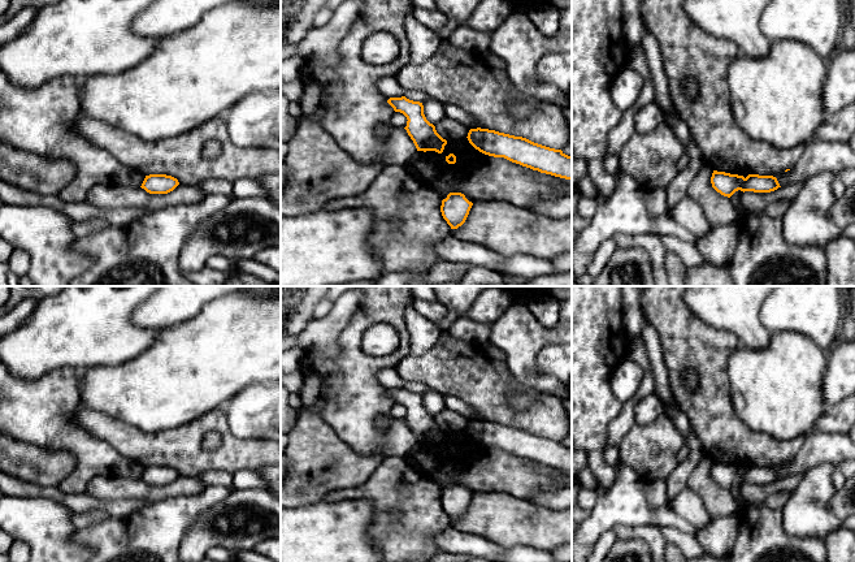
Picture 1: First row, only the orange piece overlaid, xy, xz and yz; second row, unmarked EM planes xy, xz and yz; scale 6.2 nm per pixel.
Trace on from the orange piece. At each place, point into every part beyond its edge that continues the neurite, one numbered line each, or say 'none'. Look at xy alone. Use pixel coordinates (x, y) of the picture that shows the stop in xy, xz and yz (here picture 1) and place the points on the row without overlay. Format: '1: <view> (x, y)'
none

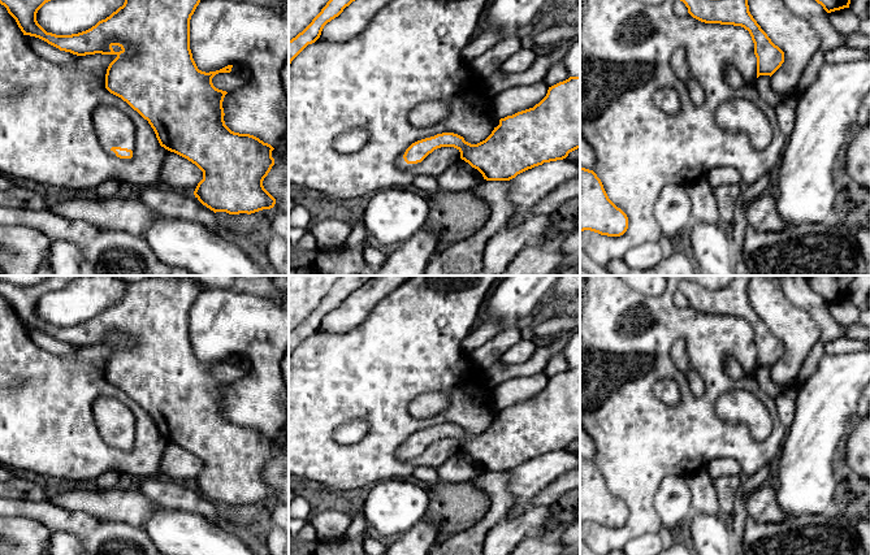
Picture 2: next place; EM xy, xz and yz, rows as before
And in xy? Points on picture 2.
1: xy (113, 419)

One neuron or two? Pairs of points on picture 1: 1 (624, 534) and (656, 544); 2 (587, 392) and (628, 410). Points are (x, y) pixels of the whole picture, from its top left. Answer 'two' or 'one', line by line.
1: one
2: two

